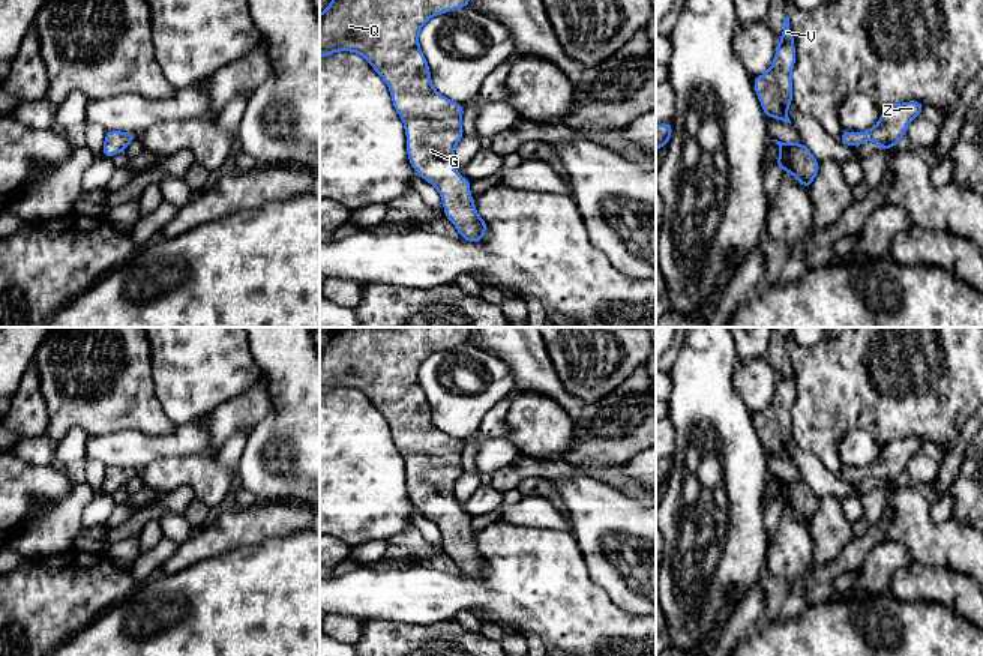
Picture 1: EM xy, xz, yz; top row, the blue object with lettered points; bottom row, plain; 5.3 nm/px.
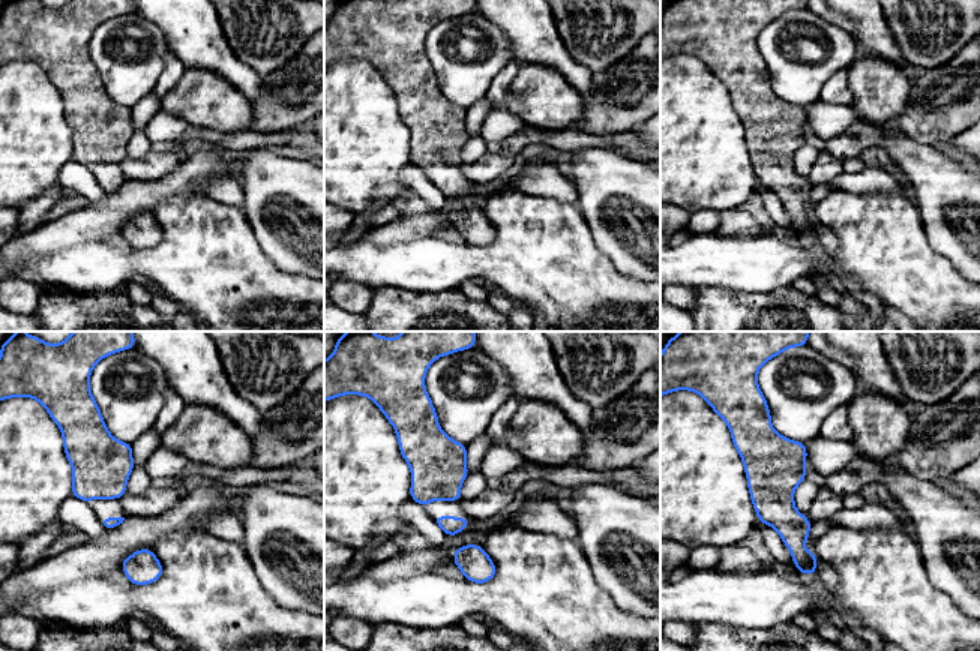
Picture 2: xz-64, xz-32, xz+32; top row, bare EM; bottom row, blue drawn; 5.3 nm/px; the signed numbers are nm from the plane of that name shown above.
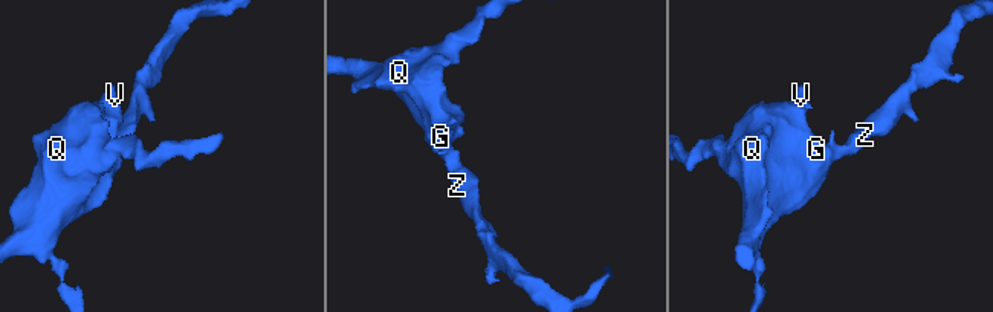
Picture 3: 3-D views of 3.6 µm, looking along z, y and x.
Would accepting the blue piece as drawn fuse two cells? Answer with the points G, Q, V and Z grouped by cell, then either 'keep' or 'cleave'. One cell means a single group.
G Q V Z | keep

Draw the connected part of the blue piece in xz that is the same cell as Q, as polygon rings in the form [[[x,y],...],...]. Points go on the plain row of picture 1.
[[[342,327],[332,333],[327,345],[320,350],[320,395],[338,389],[357,389],[368,396],[374,407],[389,422],[392,440],[404,458],[407,470],[407,491],[417,510],[429,518],[441,531],[444,552],[456,563],[461,575],[482,578],[488,560],[477,551],[470,530],[470,515],[461,513],[455,506],[455,483],[464,473],[464,441],[440,431],[431,419],[426,393],[419,383],[419,369],[426,357],[455,345],[470,342],[471,327]]]

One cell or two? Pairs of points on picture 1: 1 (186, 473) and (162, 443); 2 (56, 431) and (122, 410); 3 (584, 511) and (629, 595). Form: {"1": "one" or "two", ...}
{"1": "two", "2": "one", "3": "one"}

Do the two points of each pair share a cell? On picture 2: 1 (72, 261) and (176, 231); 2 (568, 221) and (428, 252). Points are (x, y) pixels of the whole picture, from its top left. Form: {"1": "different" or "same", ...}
{"1": "same", "2": "same"}

